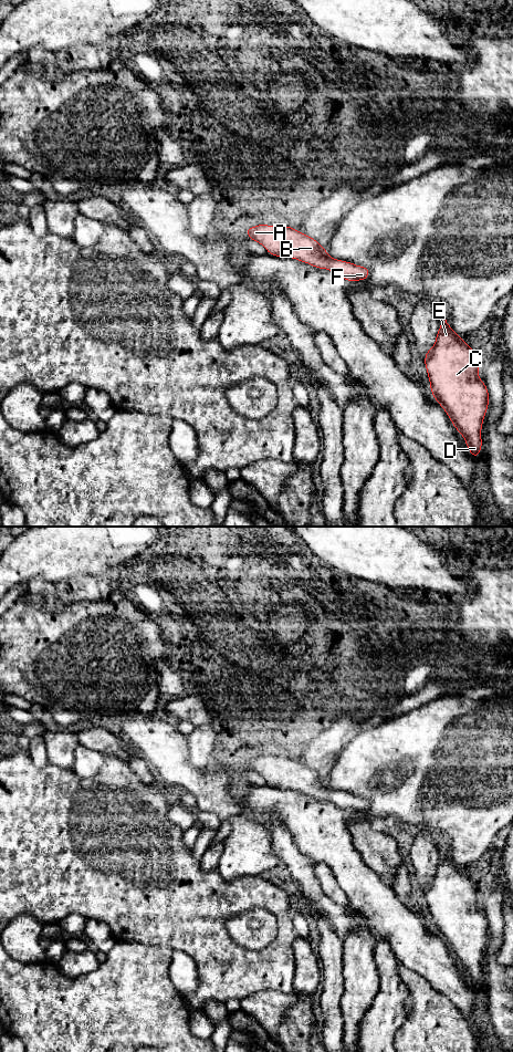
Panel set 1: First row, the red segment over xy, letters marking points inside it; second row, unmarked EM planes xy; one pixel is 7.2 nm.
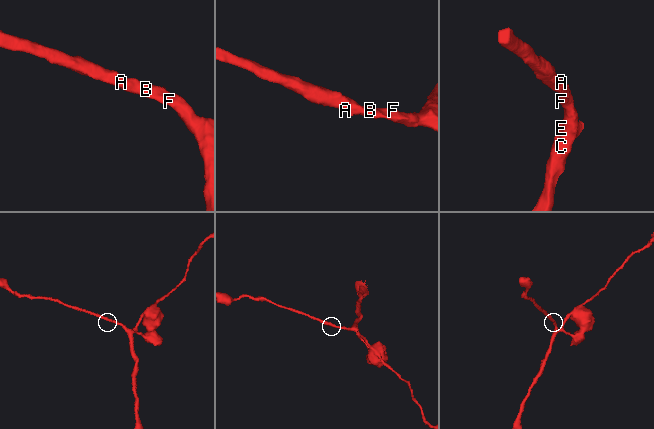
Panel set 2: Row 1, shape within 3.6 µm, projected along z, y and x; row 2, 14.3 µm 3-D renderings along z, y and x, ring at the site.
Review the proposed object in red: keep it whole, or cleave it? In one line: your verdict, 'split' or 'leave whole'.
leave whole

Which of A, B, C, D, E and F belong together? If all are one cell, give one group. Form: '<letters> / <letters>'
A B C D E F

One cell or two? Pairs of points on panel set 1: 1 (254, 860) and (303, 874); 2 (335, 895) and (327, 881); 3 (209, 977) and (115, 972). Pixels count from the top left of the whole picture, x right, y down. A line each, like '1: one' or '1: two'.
1: two
2: one
3: two

